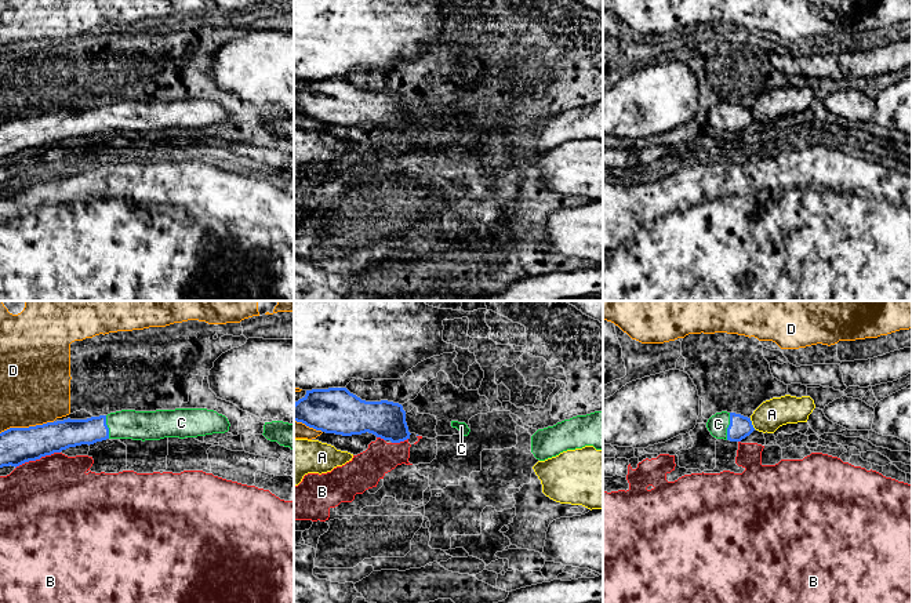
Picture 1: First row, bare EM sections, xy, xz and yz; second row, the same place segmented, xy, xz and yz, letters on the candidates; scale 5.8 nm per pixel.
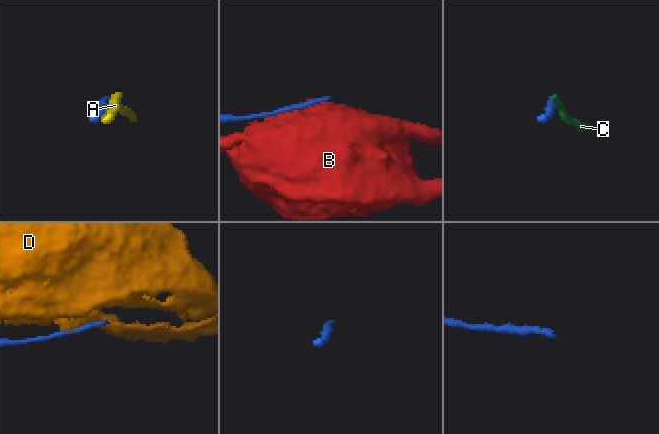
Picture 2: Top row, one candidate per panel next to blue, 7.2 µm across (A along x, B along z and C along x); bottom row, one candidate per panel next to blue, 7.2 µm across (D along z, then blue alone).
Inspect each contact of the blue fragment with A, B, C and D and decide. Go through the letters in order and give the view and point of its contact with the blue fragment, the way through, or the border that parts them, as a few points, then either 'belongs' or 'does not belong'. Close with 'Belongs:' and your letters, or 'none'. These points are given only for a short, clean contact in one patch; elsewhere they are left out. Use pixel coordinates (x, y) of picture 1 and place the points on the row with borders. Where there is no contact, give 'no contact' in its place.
A: yz (751, 424) | does not belong
B: xy (37, 458) | does not belong
C: yz (729, 427) | across yz (740, 427), (729, 427), (718, 424) | belongs
D: xy (26, 428) | does not belong
Belongs: C

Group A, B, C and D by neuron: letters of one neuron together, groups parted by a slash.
A / B / C / D

